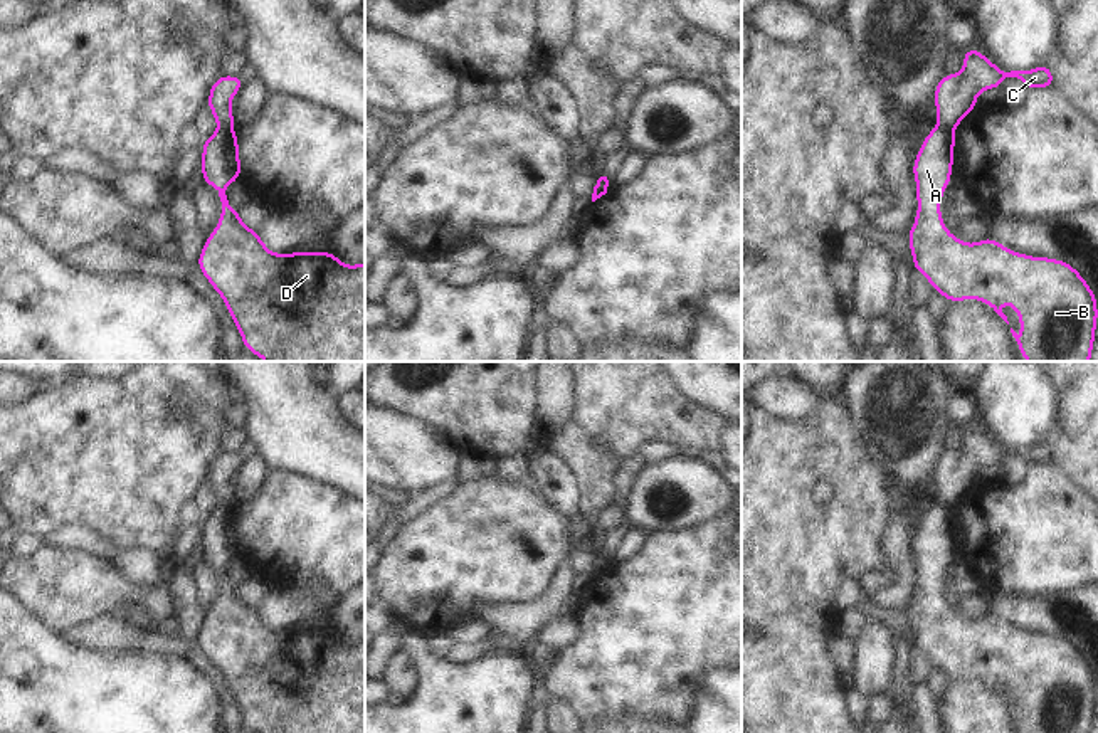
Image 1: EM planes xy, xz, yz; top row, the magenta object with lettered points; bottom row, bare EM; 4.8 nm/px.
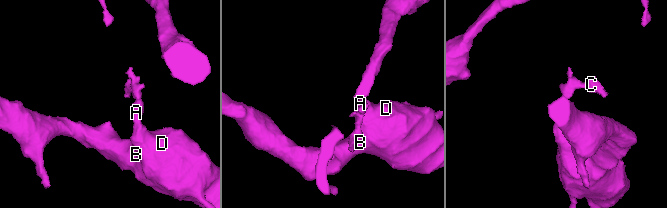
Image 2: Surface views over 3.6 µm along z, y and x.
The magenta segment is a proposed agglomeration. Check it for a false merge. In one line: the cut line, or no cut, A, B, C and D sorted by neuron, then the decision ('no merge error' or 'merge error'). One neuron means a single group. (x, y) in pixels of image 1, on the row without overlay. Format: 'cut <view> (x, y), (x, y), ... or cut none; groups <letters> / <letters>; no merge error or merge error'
cut xy (232, 501), (219, 505); groups A B D / C; merge error

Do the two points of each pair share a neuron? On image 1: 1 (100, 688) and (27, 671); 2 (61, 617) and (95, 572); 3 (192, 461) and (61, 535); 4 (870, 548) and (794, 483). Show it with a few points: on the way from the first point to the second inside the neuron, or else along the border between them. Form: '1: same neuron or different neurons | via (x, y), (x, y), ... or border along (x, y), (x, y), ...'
1: same neuron | via (81, 688), (46, 688)
2: same neuron | via (63, 606), (83, 584)
3: different neurons | border along (42, 535), (63, 525), (79, 523), (115, 543)
4: same neuron | via (848, 542), (839, 538), (806, 505)

